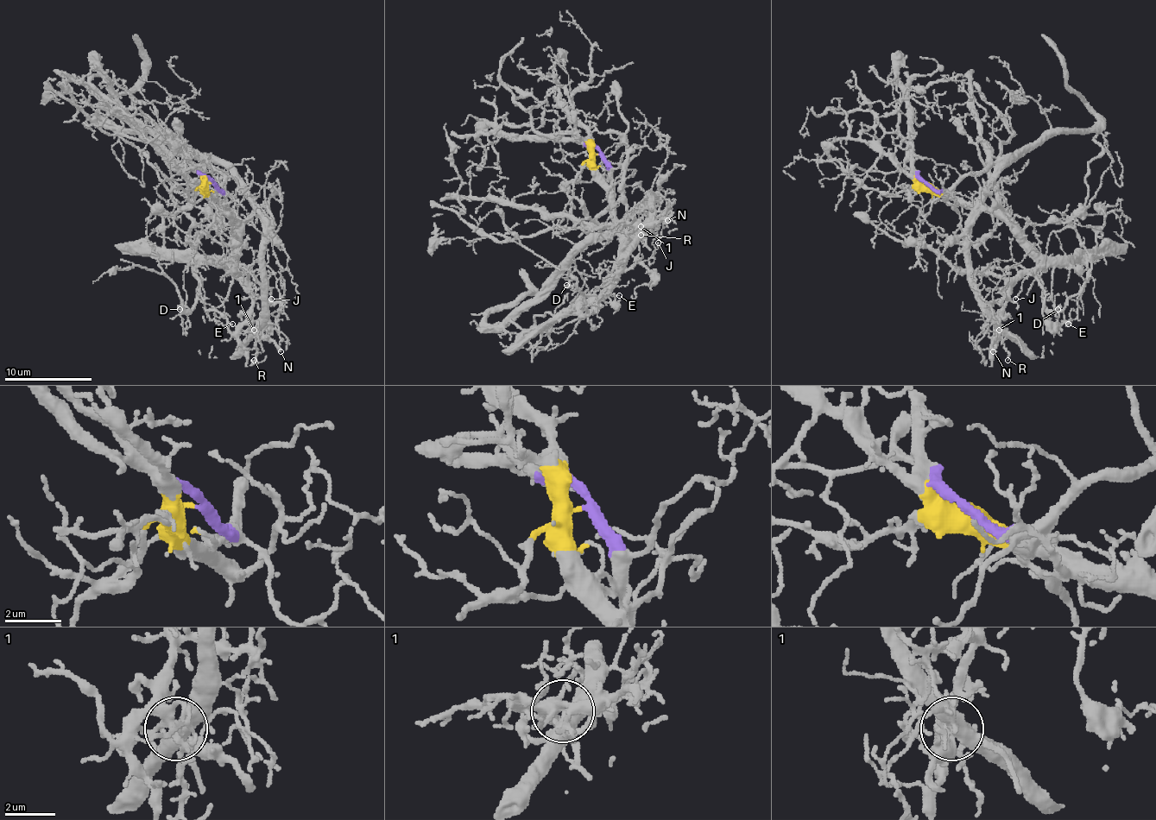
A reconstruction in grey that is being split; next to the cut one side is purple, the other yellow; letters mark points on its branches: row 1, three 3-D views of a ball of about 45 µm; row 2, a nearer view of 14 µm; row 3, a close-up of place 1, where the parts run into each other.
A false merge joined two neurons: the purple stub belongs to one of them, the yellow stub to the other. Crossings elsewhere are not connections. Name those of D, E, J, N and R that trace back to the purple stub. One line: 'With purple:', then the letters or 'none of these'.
With purple: none of these

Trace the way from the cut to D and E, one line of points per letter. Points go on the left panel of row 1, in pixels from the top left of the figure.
D: (211, 183), (206, 189), (232, 222), (232, 250), (193, 266), (199, 286), (193, 305), (180, 310)
E: (211, 183), (206, 189), (232, 222), (232, 250), (193, 266), (204, 312), (222, 325), (232, 323)

